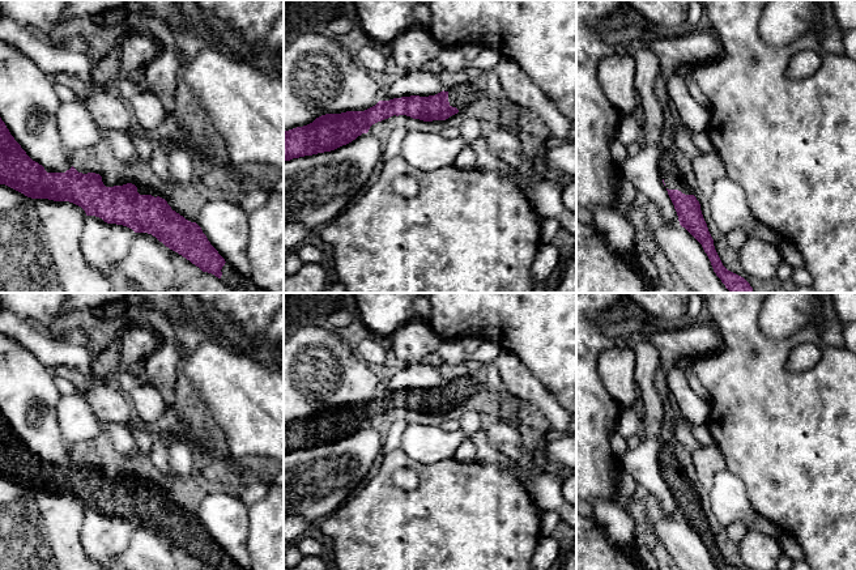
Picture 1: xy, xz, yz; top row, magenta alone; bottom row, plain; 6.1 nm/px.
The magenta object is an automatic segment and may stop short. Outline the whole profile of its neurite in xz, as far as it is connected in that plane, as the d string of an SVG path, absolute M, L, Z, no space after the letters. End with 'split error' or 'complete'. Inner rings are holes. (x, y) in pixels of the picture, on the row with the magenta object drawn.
M465 82L435 95L393 98L379 101L365 111L321 115L307 126L284 132L284 162L335 150L367 133L372 124L393 115L423 122L446 120L465 110L480 94L481 84Z; split error

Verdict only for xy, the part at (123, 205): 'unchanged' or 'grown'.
grown

